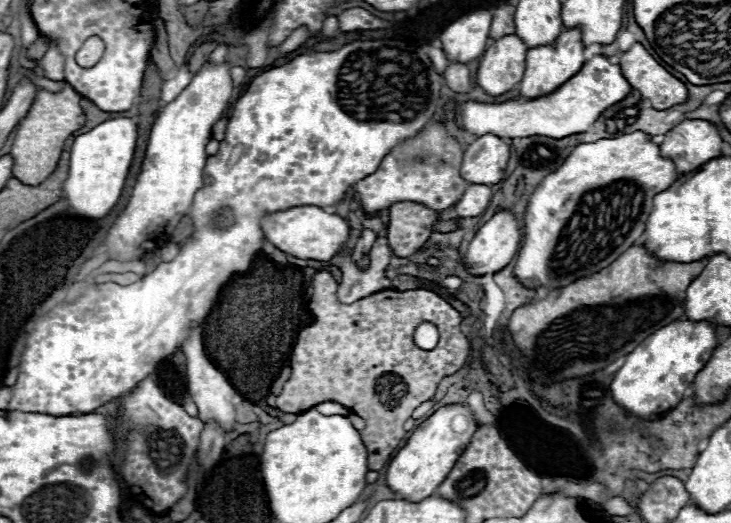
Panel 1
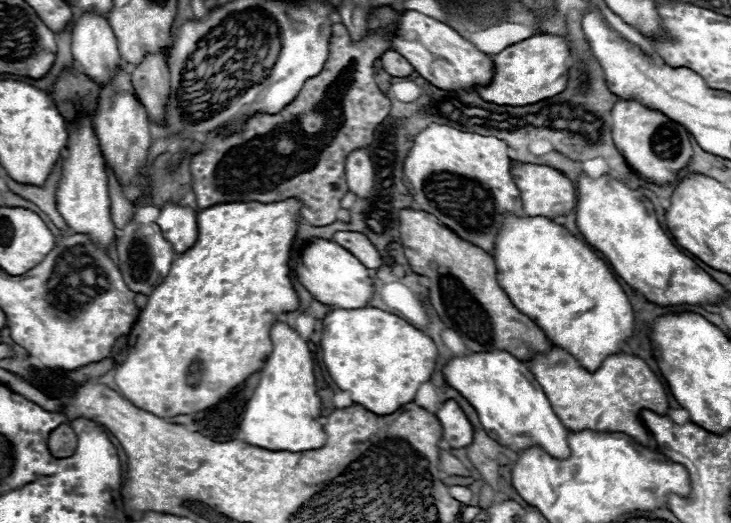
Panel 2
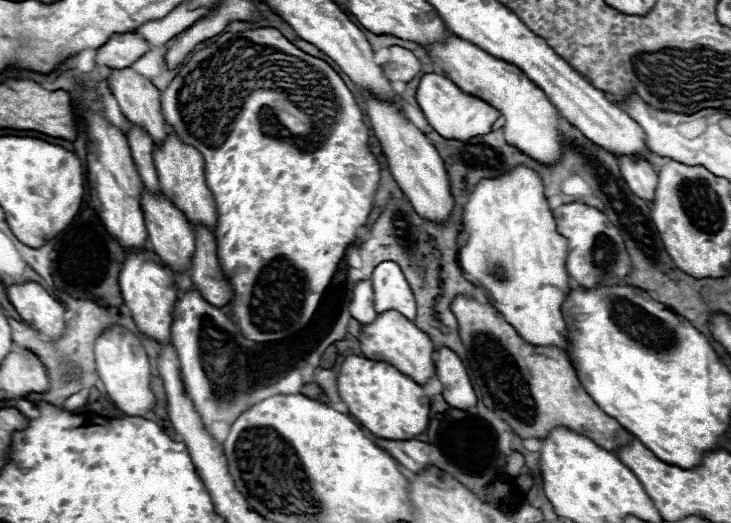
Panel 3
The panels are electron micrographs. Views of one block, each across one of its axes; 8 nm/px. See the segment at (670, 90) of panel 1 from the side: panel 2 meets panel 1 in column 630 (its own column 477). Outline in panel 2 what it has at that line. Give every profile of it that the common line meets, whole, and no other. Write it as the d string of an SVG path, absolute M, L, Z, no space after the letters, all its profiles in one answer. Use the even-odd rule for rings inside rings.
M382 6L376 12L372 12L378 28L384 28L388 22L398 20L400 28L396 32L396 38L392 40L392 48L402 54L414 70L426 78L430 84L434 84L440 90L472 90L474 86L488 86L494 78L494 58L478 50L472 42L464 40L460 34L456 34L450 26L424 16L420 12L408 10L402 16L396 16L390 6Z

